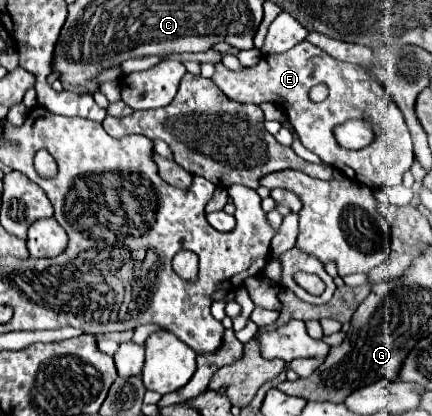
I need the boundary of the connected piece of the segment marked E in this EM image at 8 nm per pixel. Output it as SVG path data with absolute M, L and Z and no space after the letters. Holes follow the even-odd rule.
M299 42L283 54L261 56L255 66L247 66L237 72L229 70L223 62L215 62L213 82L235 102L281 104L287 112L289 122L299 134L301 144L321 156L325 164L341 170L345 176L359 184L371 188L401 184L403 174L413 164L413 142L407 124L401 110L381 86L381 82L377 82L377 78L371 76L365 68L335 60L309 42ZM319 82L325 82L329 86L329 98L325 102L311 102L309 90ZM351 118L369 118L375 120L379 126L375 142L363 150L341 148L333 136L333 128Z

